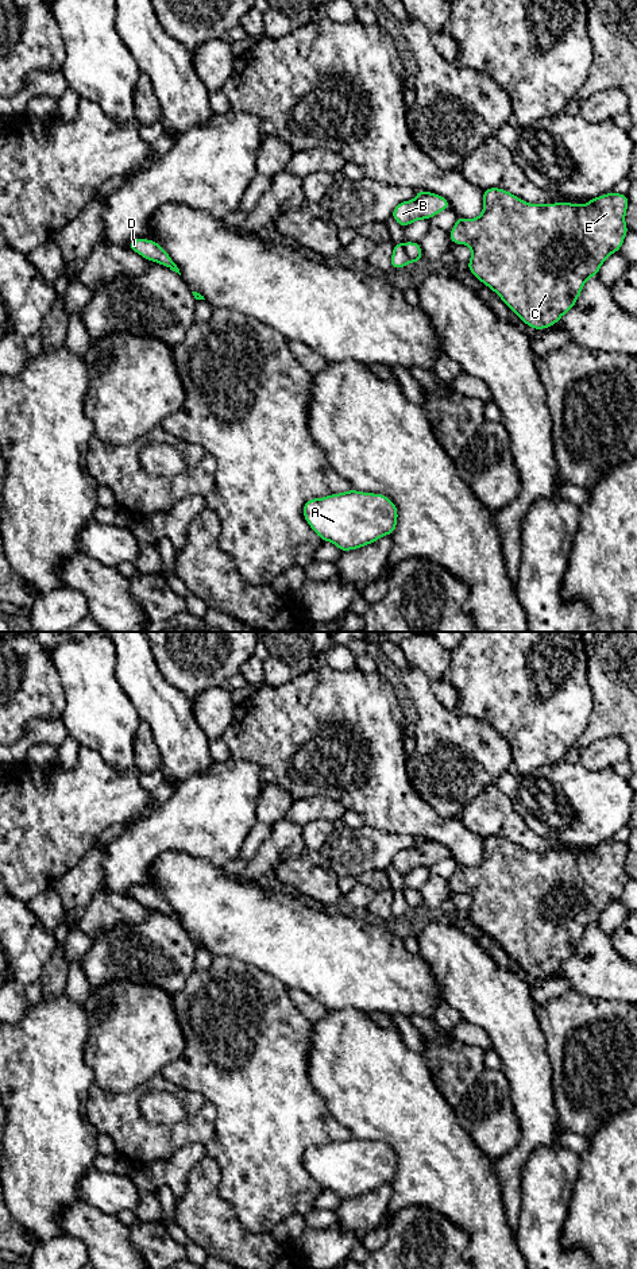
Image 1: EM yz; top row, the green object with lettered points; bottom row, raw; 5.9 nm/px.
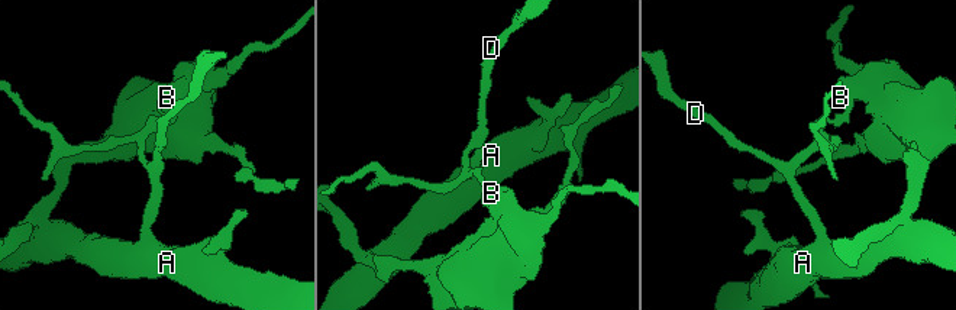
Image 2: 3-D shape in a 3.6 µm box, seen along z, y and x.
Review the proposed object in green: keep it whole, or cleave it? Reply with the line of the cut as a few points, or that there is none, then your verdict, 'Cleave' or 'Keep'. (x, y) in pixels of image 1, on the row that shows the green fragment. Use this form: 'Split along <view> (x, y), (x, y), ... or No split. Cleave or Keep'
Split along yz (402, 243), (409, 261). Cleave

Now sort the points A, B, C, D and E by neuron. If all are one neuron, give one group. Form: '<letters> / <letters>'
A D / B C E

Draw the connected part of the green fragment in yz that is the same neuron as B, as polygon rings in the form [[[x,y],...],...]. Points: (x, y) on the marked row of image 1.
[[[416,190],[417,197],[414,200],[401,201],[391,212],[391,217],[402,228],[421,219],[431,220],[435,215],[451,208],[445,197],[428,190]]]

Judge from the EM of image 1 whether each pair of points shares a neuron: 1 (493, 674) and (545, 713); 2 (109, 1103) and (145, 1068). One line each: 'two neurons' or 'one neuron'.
1: one neuron
2: two neurons

